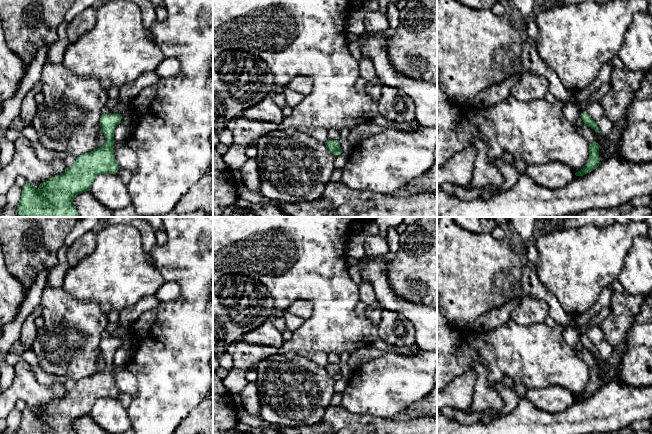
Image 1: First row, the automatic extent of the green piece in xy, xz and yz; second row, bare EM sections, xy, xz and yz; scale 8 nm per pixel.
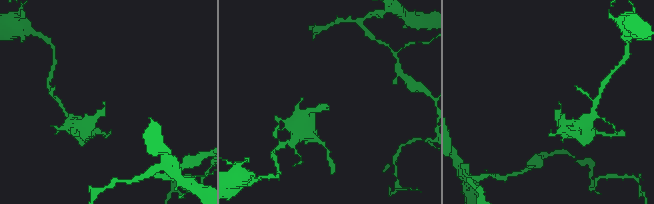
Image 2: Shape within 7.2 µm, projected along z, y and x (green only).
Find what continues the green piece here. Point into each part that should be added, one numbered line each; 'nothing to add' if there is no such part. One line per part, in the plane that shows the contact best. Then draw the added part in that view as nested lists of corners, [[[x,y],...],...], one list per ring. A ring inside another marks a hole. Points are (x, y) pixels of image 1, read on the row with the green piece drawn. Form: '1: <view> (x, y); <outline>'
nothing to add

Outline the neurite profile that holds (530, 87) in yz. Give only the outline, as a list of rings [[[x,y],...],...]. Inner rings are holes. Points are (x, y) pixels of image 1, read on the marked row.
[[[524,71],[512,86],[510,95],[521,102],[532,102],[544,99],[548,87],[549,82],[545,76]]]

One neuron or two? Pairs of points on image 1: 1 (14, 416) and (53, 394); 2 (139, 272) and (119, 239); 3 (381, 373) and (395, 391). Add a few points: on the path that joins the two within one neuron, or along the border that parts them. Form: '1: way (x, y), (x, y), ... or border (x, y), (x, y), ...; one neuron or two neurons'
1: border (14, 407), (10, 412); two neurons
2: way (131, 264), (119, 252), (119, 247); one neuron
3: way (381, 377), (391, 387); one neuron

